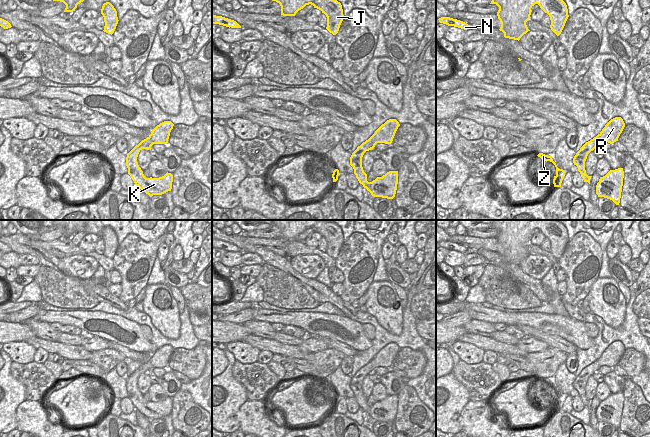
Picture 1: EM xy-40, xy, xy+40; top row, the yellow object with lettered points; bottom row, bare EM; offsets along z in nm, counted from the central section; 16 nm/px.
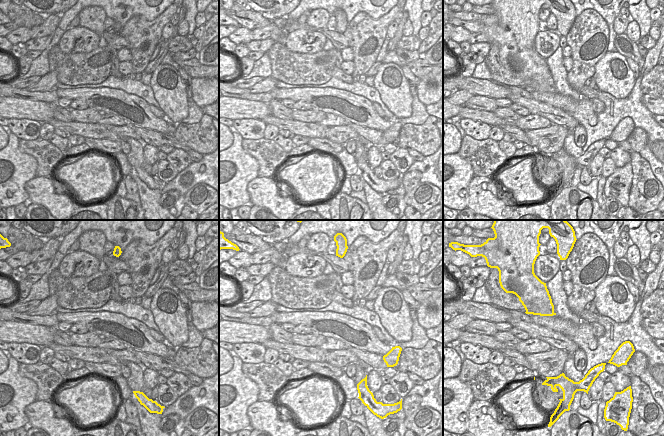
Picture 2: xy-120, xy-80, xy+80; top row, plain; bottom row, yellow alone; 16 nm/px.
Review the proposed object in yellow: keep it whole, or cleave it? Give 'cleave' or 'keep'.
keep

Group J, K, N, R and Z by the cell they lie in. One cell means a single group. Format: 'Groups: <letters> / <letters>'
Groups: J K N R Z

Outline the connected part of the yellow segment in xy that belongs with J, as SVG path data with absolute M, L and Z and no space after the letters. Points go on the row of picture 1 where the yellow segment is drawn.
M272 0L276 1L281 6L281 15L295 16L296 13L303 9L306 5L313 5L322 11L327 17L326 29L336 35L340 25L344 19L343 9L340 2L337 0Z

